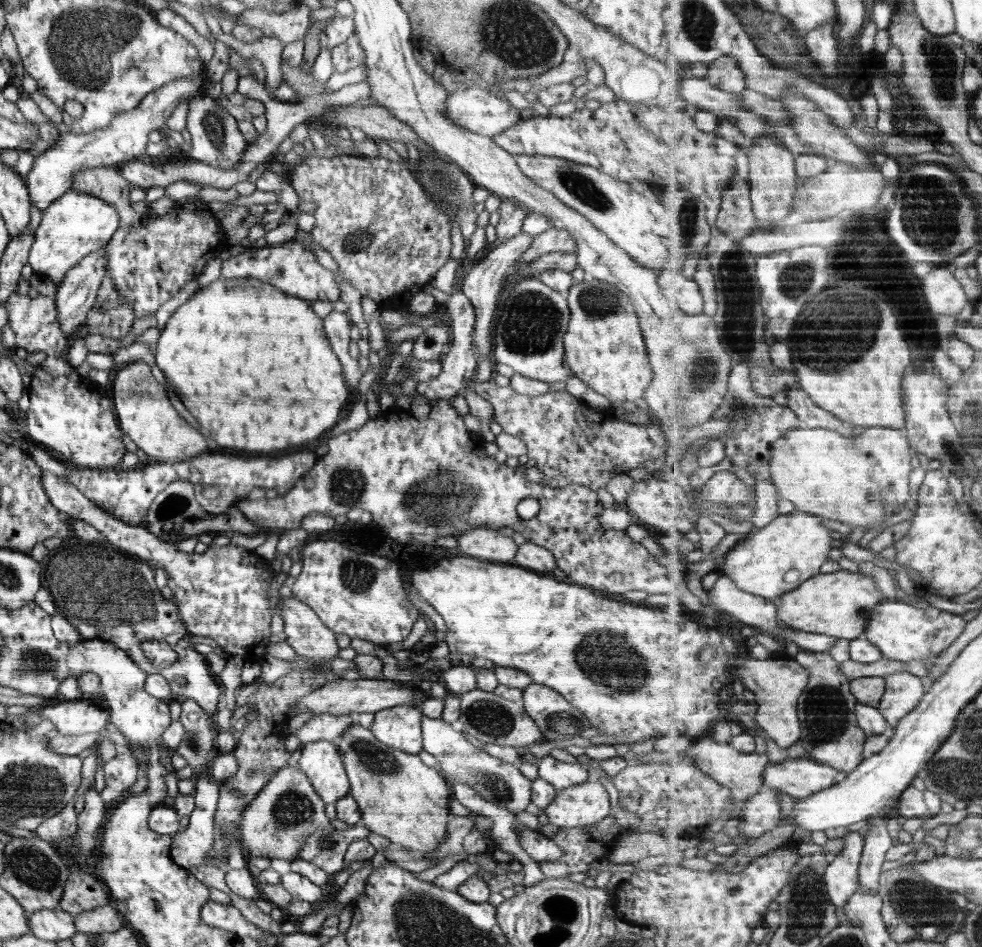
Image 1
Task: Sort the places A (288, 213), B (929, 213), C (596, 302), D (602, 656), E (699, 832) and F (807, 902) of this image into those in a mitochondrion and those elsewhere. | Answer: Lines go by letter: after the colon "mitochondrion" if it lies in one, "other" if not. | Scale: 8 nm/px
A: other
B: mitochondrion
C: mitochondrion
D: mitochondrion
E: other
F: mitochondrion

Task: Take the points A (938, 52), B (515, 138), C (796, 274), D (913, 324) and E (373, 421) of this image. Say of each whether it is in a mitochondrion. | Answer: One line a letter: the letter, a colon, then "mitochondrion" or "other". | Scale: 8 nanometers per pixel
A: mitochondrion
B: other
C: mitochondrion
D: other
E: other

